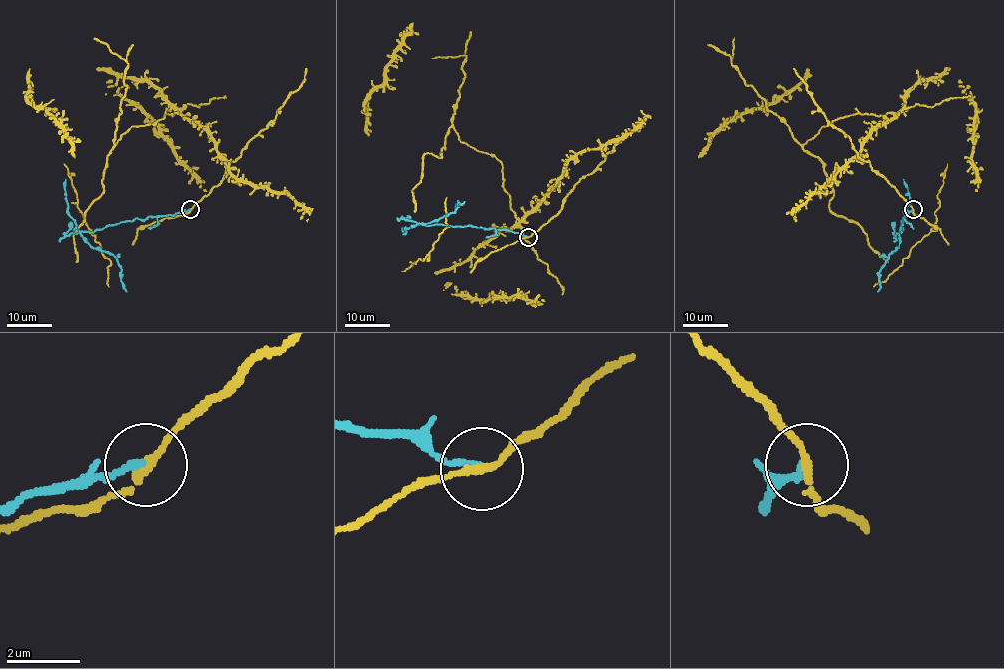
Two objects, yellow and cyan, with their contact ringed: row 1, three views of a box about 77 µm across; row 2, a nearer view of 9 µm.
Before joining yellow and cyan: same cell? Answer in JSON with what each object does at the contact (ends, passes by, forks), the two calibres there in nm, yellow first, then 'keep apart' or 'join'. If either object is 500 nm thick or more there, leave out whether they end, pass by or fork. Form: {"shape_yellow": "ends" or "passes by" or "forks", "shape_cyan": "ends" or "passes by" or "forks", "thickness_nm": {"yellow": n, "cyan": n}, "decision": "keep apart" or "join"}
{"shape_yellow": "passes by", "shape_cyan": "ends", "thickness_nm": {"yellow": 200, "cyan": 160}, "decision": "keep apart"}

